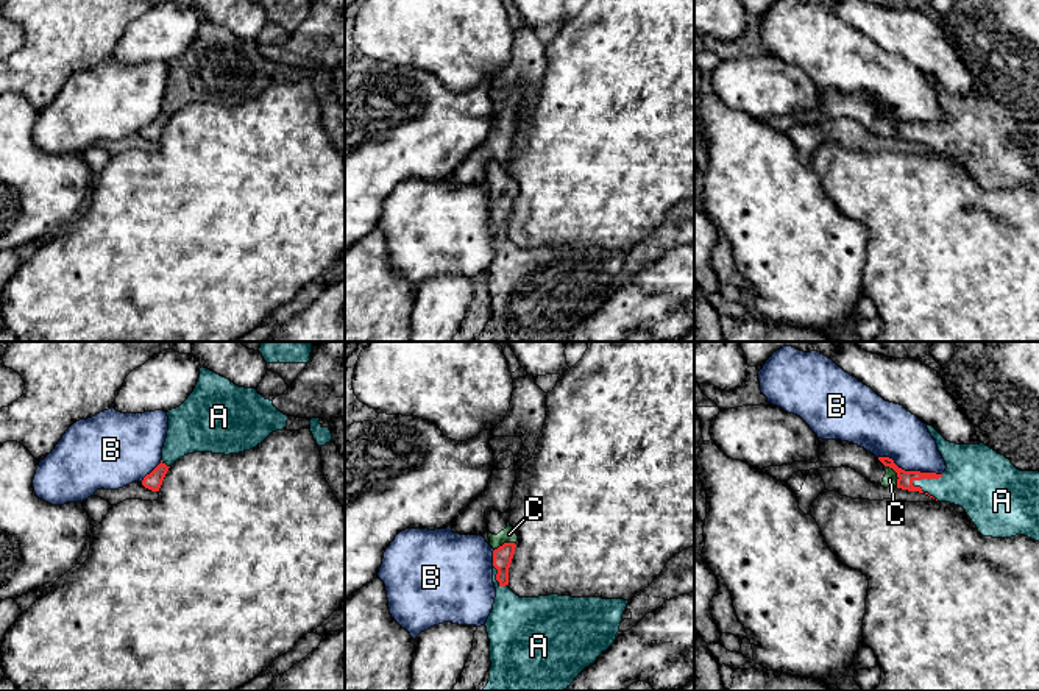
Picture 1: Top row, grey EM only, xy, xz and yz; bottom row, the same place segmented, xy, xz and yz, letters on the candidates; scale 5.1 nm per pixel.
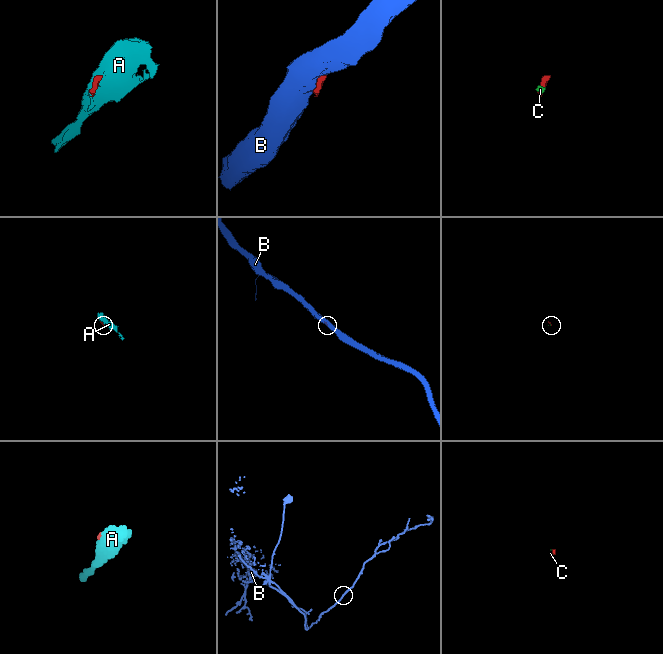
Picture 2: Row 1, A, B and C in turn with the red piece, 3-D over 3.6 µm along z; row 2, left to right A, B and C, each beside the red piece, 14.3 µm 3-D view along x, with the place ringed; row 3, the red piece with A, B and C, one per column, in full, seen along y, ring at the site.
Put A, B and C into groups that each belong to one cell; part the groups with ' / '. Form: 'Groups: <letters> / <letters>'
Groups: A C / B

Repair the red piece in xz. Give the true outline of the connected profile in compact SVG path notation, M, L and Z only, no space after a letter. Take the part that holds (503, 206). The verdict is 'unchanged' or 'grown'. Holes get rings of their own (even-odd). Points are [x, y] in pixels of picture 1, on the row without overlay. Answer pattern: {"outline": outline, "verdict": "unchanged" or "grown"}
{"outline": "M510 158L505 164L488 162L488 189L493 201L493 234L496 248L485 273L490 290L490 329L482 342L565 342L574 329L616 290L629 251L602 248L538 246L520 248L509 239L509 218L515 204L518 186L510 176Z", "verdict": "grown"}

